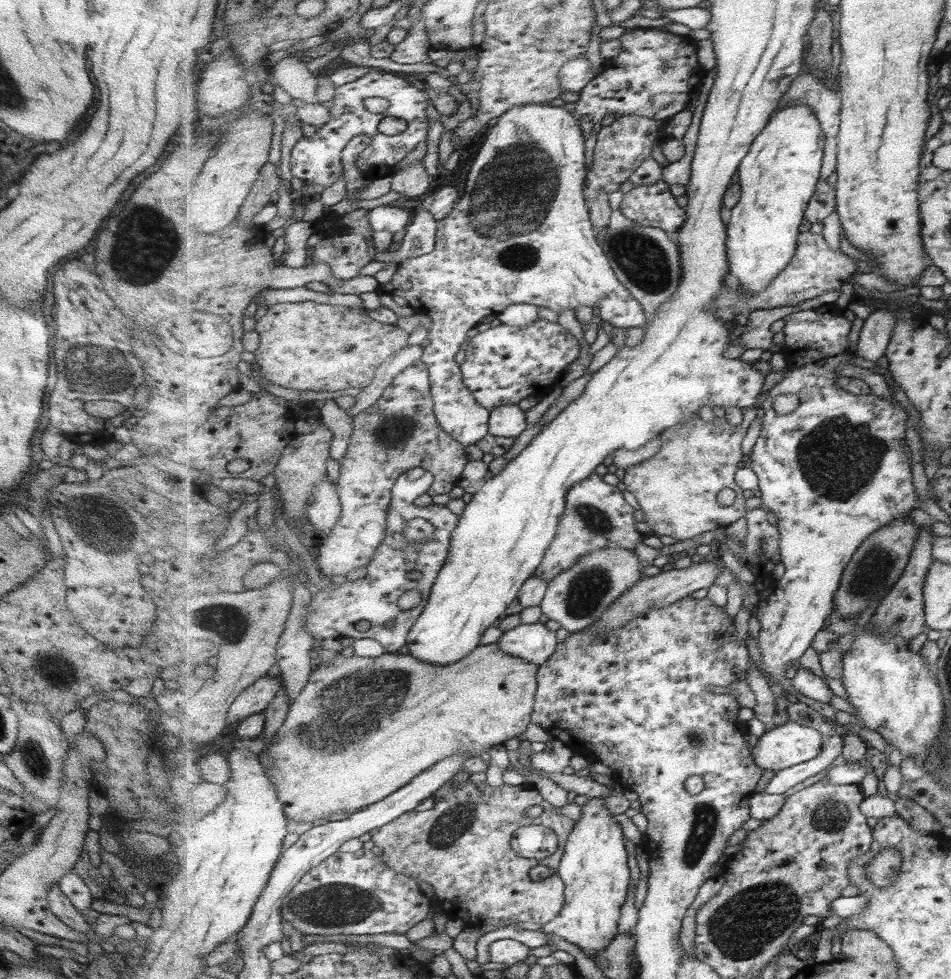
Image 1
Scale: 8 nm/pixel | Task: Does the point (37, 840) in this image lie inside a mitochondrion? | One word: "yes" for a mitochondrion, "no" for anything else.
no

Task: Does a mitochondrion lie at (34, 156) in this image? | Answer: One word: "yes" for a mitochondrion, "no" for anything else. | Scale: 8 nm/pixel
no

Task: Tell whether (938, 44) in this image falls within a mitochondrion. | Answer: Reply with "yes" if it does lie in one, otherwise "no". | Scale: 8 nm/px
no

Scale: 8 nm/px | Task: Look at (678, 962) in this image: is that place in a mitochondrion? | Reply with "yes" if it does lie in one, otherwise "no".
no

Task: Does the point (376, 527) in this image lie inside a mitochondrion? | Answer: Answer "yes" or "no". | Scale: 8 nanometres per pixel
no

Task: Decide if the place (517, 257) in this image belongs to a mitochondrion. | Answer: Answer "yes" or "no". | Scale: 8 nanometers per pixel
yes

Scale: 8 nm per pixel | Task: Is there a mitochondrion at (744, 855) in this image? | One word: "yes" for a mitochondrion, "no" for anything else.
no

